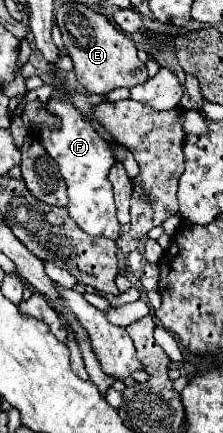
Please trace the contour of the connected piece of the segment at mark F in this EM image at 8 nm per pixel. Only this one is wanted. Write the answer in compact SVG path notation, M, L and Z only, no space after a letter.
M49 99L47 107L49 107L49 111L53 111L61 117L61 127L53 129L53 131L41 129L37 133L37 139L45 145L47 153L61 167L61 175L65 177L65 183L67 183L69 215L89 235L95 235L95 237L103 235L103 237L117 239L121 233L121 223L117 221L117 207L113 203L113 187L107 179L107 173L109 173L111 165L115 163L115 157L113 157L107 141L101 139L99 133L83 121L81 113L69 101Z

